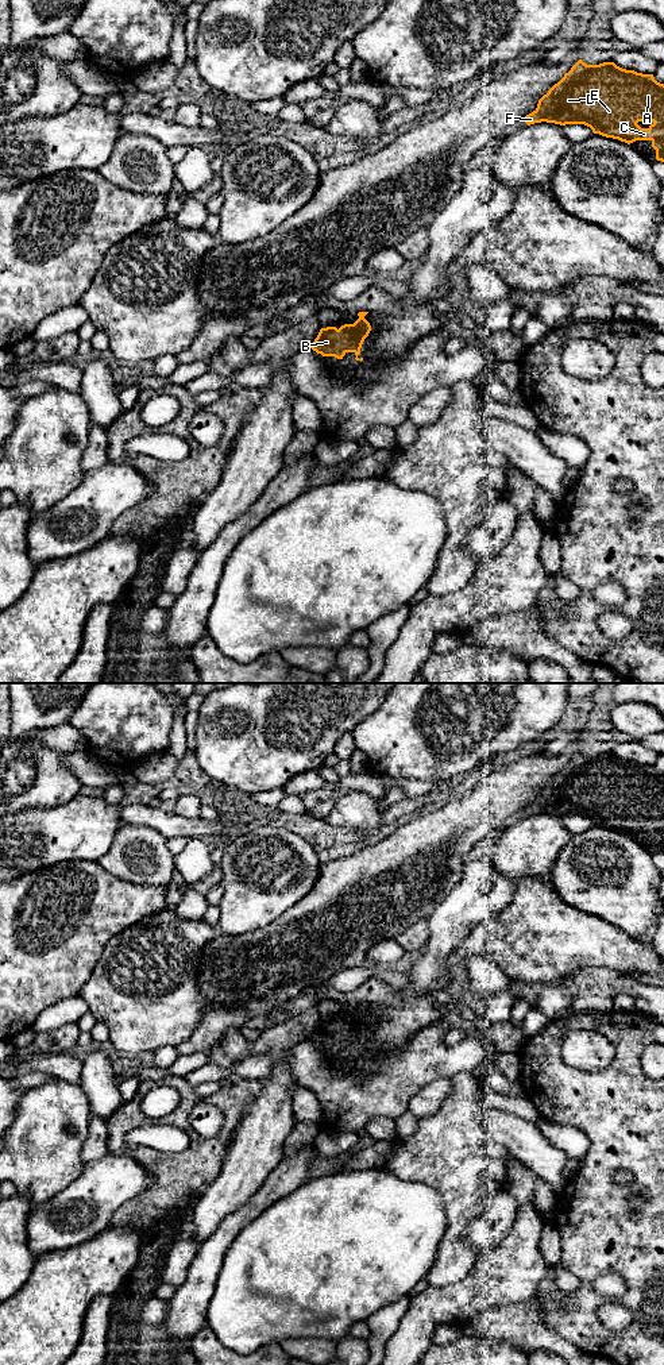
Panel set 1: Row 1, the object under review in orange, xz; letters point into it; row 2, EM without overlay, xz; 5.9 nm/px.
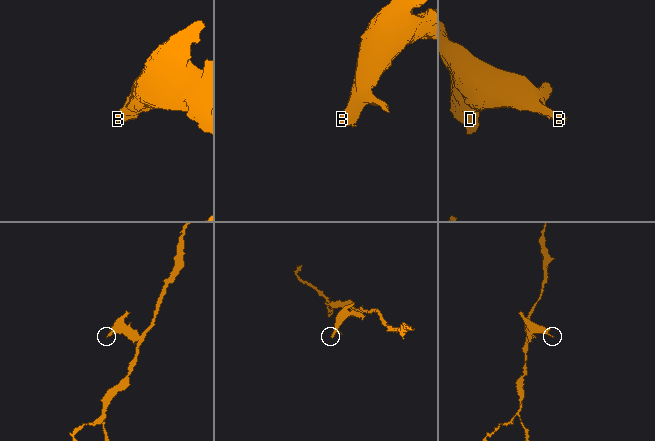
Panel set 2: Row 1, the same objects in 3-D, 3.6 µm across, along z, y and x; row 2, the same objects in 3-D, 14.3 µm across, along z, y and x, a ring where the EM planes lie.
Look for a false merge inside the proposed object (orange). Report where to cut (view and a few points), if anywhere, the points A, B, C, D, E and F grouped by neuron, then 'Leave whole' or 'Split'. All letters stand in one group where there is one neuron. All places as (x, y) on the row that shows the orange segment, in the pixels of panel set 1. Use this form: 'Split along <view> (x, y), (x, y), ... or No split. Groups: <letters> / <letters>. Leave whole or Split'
No split. Groups: A B C D E F. Leave whole

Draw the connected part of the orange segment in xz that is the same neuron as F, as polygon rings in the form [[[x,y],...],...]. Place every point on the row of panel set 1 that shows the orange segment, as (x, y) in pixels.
[[[579,59],[564,77],[555,84],[537,104],[537,108],[521,119],[528,126],[534,123],[584,124],[606,138],[618,139],[628,144],[636,140],[651,140],[656,150],[656,159],[664,162],[664,84],[655,80],[653,74],[642,74],[626,70],[614,62],[587,65]]]

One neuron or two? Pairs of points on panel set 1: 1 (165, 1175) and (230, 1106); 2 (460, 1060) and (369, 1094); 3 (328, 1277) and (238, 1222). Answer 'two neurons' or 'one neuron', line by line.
1: one neuron
2: one neuron
3: two neurons

